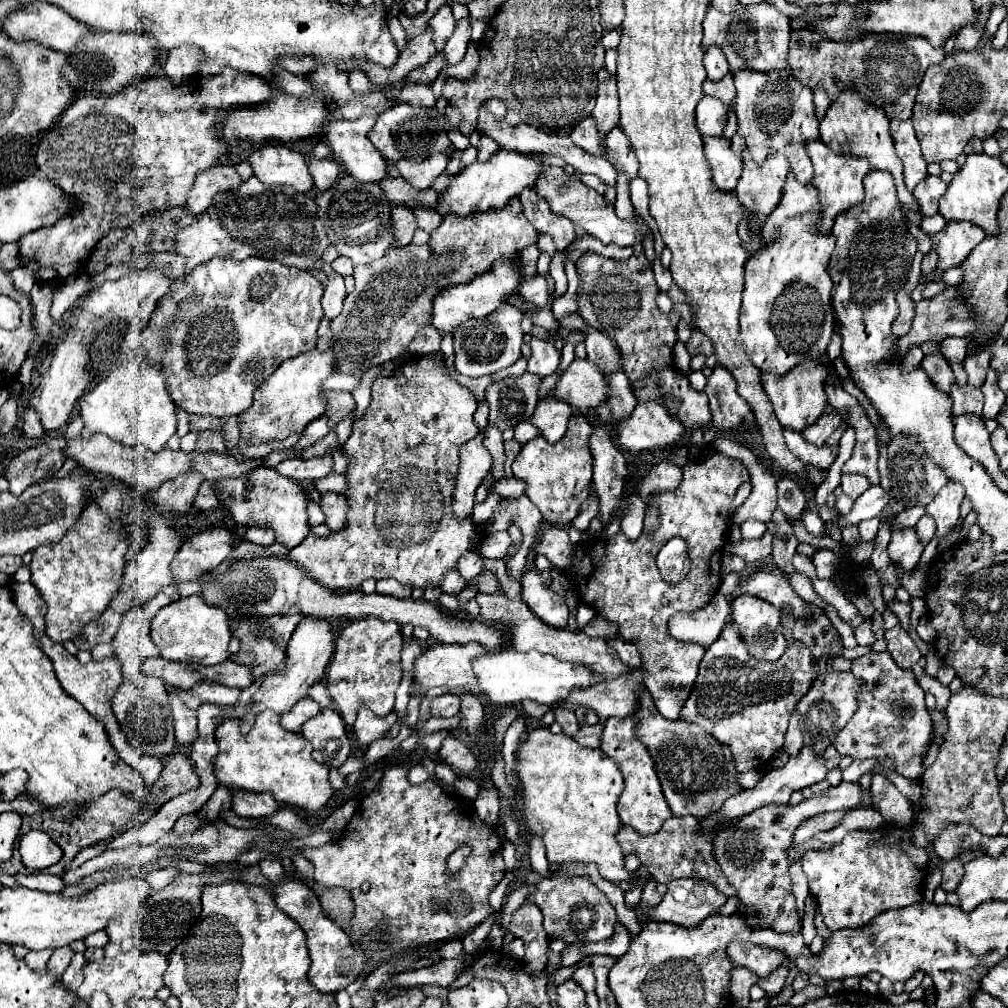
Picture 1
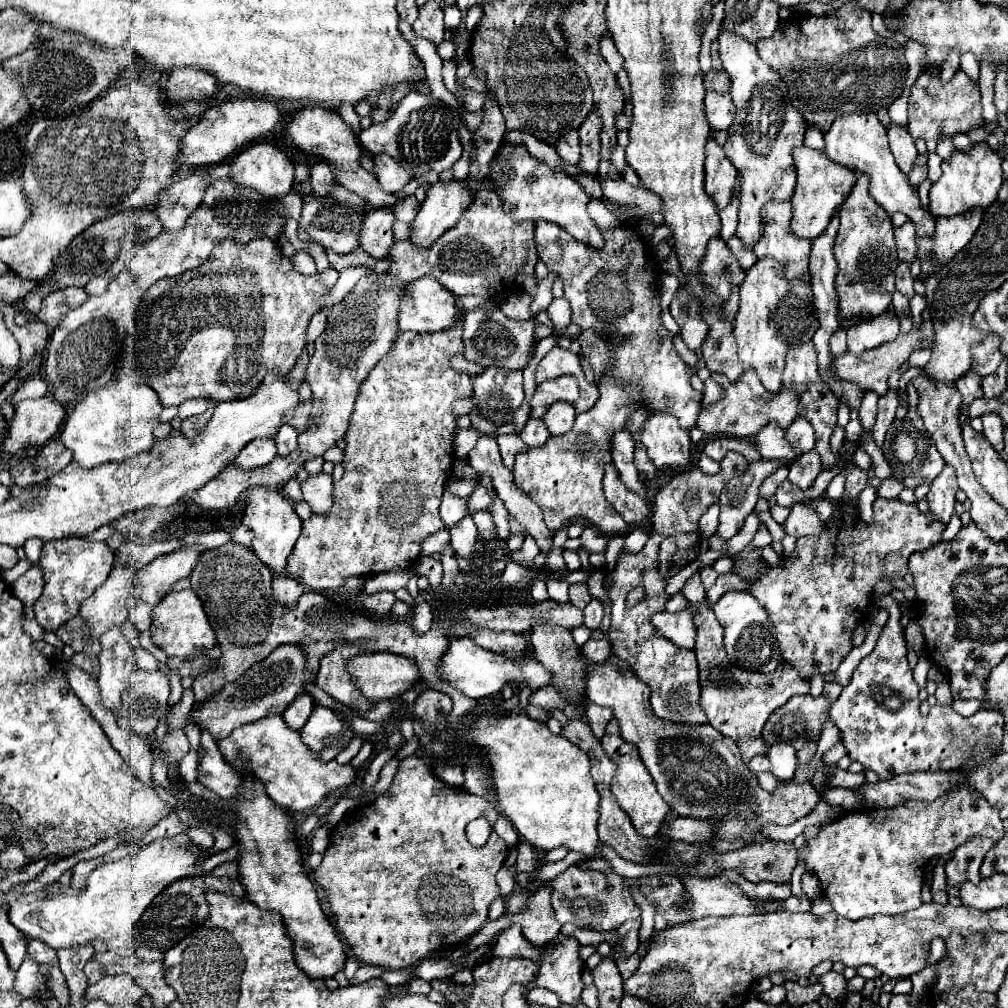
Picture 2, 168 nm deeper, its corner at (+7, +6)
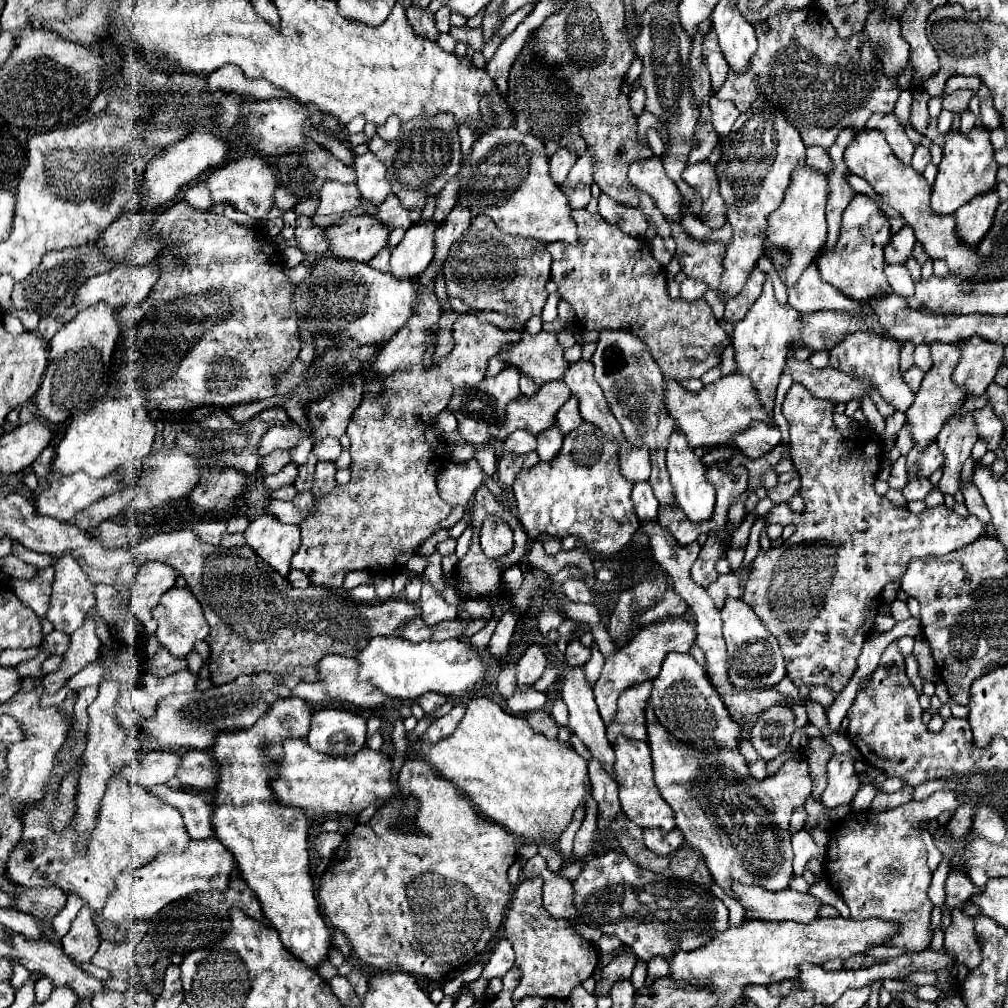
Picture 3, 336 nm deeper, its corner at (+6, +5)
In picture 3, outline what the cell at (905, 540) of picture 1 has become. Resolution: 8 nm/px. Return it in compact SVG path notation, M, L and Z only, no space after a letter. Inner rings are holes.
M793 383L785 395L783 415L791 429L791 459L801 477L799 495L805 501L805 511L801 513L797 531L789 539L769 551L759 549L741 599L751 605L765 629L777 637L787 677L797 687L827 685L833 691L833 699L837 699L853 677L861 647L873 631L877 611L883 603L883 585L887 581L901 581L907 563L913 557L939 557L973 543L977 537L985 535L985 523L981 523L975 515L961 517L955 513L955 525L951 525L951 509L945 505L937 505L915 515L909 509L893 507L887 497L879 497L873 485L873 477L877 477L881 463L877 455L883 455L879 437L871 429L865 429L865 441L851 441L841 435L831 419L833 407L833 401L815 399L799 383Z

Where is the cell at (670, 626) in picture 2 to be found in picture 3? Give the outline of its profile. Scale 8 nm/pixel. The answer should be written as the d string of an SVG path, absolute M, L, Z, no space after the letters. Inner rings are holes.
M669 619L669 621L659 621L653 625L643 627L633 641L629 641L623 649L619 649L613 657L607 657L603 673L595 685L595 701L599 705L599 713L603 723L609 727L613 723L613 715L617 713L617 699L619 695L643 681L651 681L653 677L657 677L657 673L661 671L661 661L669 655L669 651L677 651L677 653L689 653L691 645L695 641L695 629L683 621L683 619Z

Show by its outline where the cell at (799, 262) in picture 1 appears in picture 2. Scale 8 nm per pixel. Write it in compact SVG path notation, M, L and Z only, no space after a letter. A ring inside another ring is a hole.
M768 258L756 260L756 264L746 270L744 282L740 284L740 308L734 322L738 356L744 362L744 368L756 370L770 394L776 394L782 386L788 350L796 344L804 344L816 332L816 308L810 284L800 278L788 282L782 272L784 264Z

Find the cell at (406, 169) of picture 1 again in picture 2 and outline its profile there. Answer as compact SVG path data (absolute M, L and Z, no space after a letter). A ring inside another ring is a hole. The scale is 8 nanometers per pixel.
M378 154L374 156L374 176L378 178L382 190L400 192L414 178L414 172L402 168L392 156Z

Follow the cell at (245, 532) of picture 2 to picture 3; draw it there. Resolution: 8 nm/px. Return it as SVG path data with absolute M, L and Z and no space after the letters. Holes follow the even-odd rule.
M225 533L221 539L220 547L223 549L230 549L233 547L241 547L243 545L243 535L241 533L229 534Z

